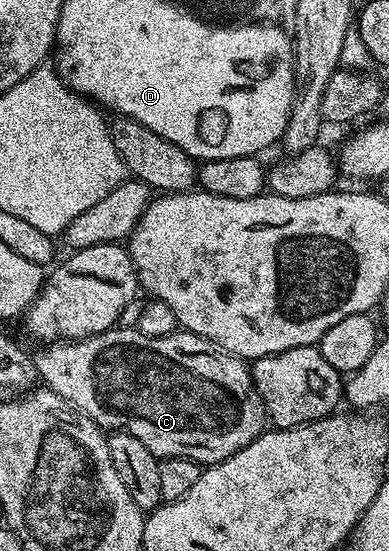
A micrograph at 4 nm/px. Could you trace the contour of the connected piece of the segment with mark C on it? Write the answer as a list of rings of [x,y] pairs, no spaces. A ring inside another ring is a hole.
[[[115,327],[105,329],[102,333],[97,333],[91,337],[80,337],[76,341],[55,341],[41,346],[42,350],[36,353],[36,368],[41,384],[47,389],[51,389],[60,399],[69,401],[75,409],[80,410],[88,419],[92,419],[104,431],[121,431],[130,435],[136,435],[148,451],[159,459],[168,457],[179,457],[180,459],[192,459],[203,467],[215,465],[248,447],[248,443],[256,440],[267,428],[268,418],[266,408],[260,399],[260,395],[254,389],[254,375],[251,366],[243,358],[234,357],[231,353],[226,353],[218,345],[212,344],[208,339],[204,339],[195,333],[185,331],[175,331],[163,337],[149,337],[139,331],[138,328],[124,329]]]

